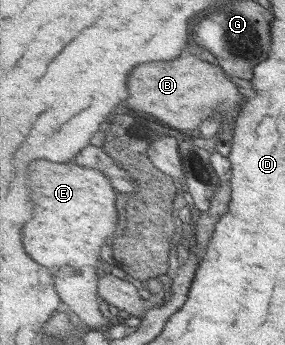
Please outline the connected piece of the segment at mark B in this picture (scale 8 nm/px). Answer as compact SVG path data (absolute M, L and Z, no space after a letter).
M184 54L180 60L148 62L140 64L128 80L132 96L126 100L130 108L146 112L172 128L184 128L197 132L200 122L208 116L236 110L240 100L238 86L224 76L220 66L212 66L194 54Z

